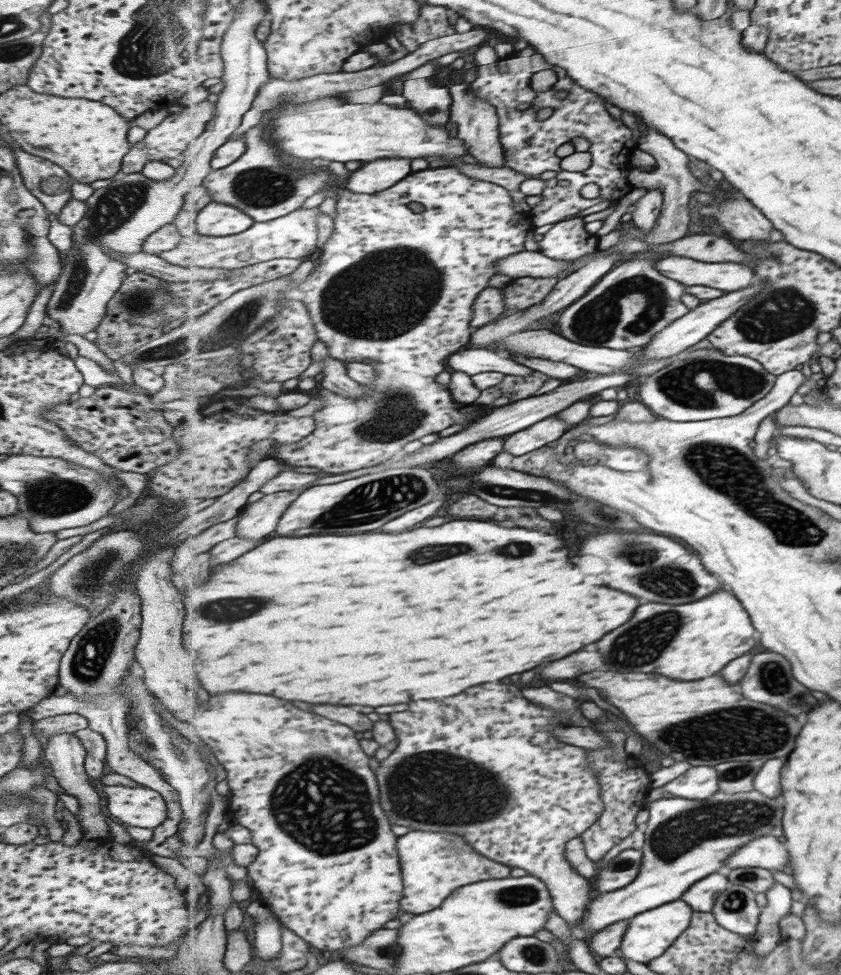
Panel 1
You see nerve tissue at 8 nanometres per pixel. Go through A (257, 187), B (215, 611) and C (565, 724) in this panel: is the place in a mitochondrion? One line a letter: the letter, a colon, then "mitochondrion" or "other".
A: mitochondrion
B: mitochondrion
C: other

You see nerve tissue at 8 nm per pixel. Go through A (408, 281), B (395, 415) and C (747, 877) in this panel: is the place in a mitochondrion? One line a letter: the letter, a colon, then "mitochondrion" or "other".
A: mitochondrion
B: mitochondrion
C: mitochondrion

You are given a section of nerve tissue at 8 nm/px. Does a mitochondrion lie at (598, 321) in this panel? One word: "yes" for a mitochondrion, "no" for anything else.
yes

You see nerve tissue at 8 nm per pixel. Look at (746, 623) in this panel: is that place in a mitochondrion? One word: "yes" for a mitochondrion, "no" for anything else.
no

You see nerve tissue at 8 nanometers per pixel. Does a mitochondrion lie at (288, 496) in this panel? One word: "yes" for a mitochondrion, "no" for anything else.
no

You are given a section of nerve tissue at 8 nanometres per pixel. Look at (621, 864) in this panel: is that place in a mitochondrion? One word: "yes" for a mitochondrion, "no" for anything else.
yes

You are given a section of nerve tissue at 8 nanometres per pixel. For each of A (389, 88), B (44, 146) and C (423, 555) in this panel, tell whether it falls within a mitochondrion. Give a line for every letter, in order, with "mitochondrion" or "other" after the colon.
A: other
B: other
C: mitochondrion

